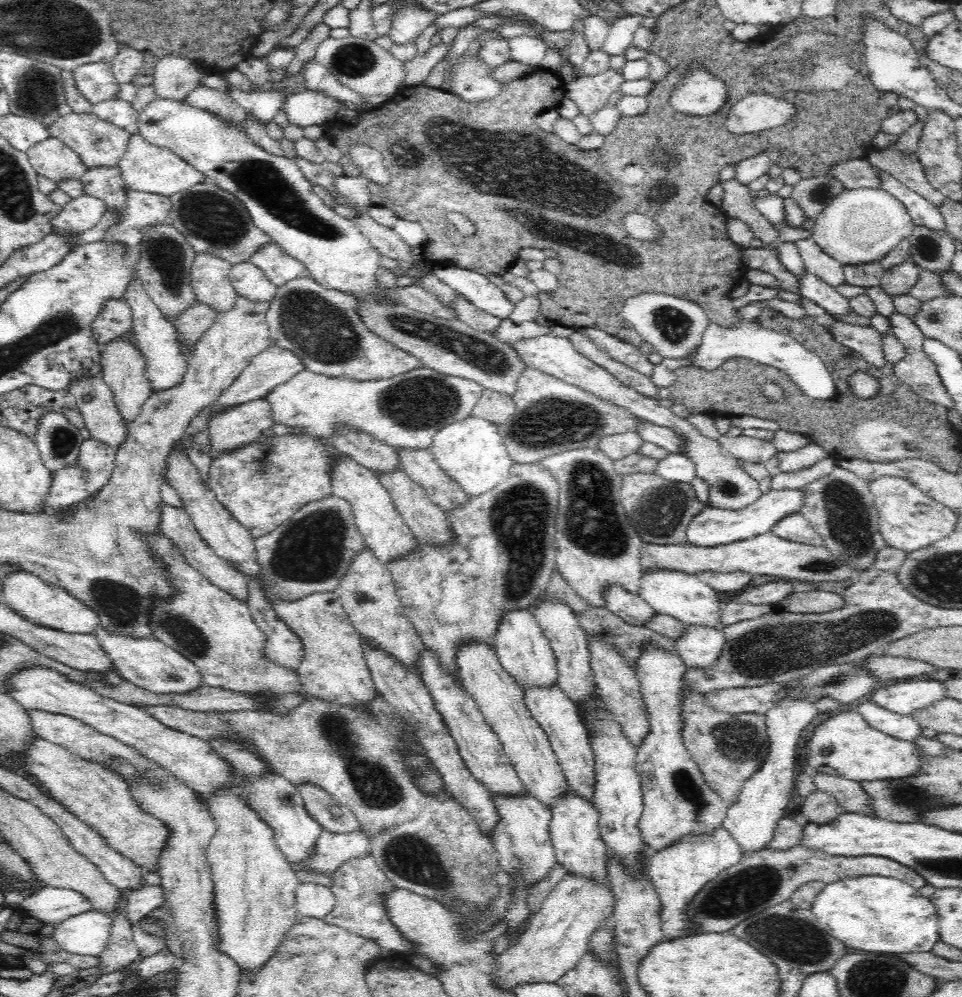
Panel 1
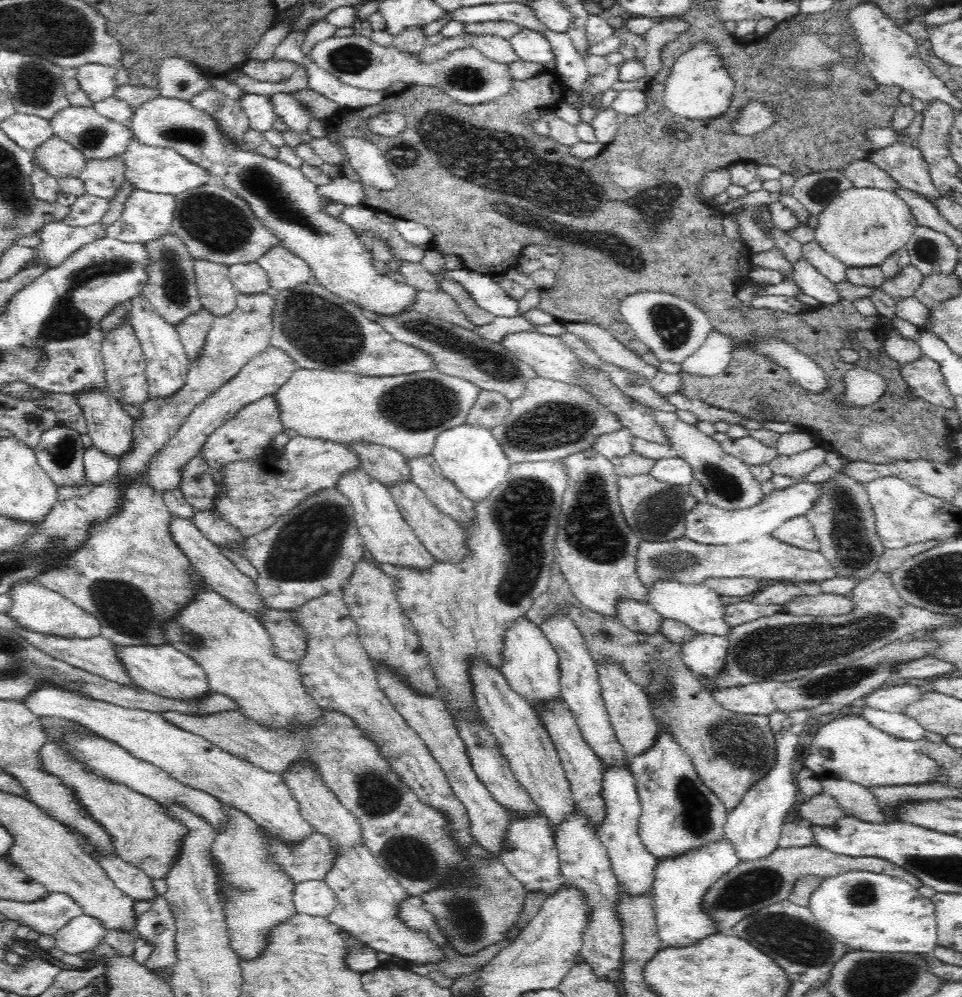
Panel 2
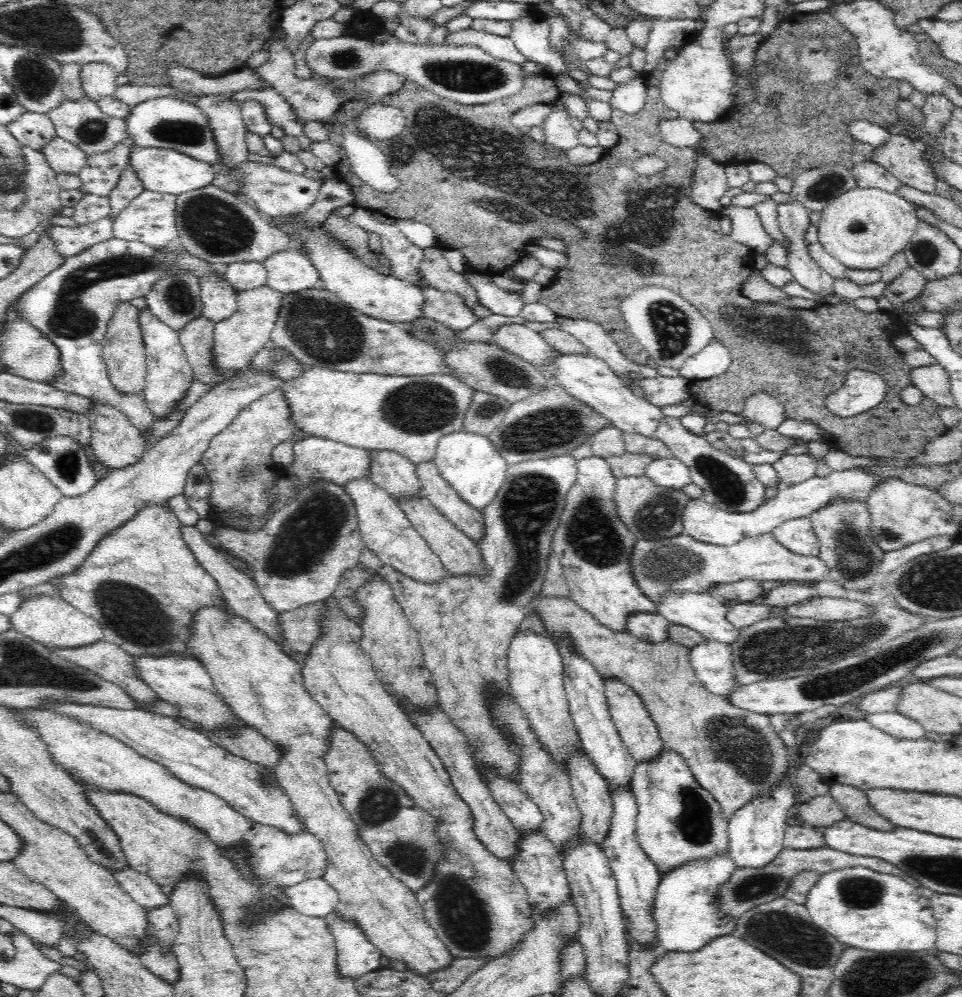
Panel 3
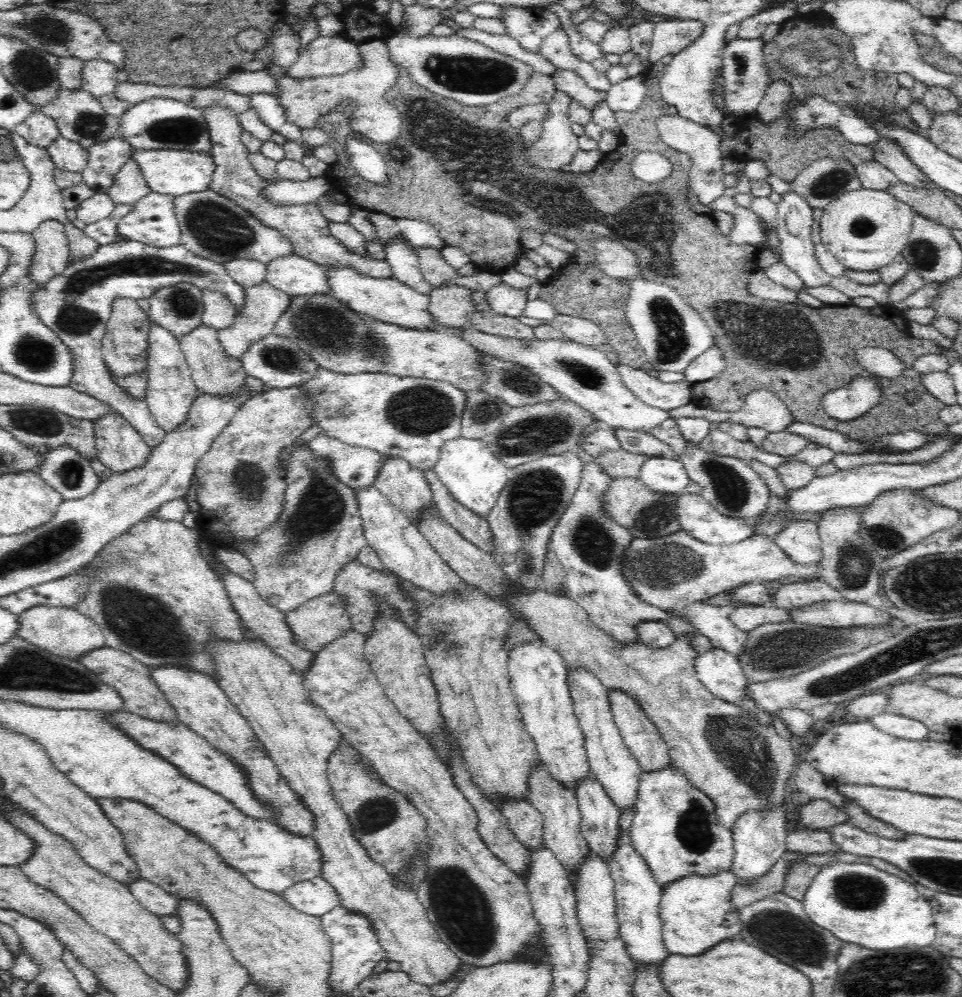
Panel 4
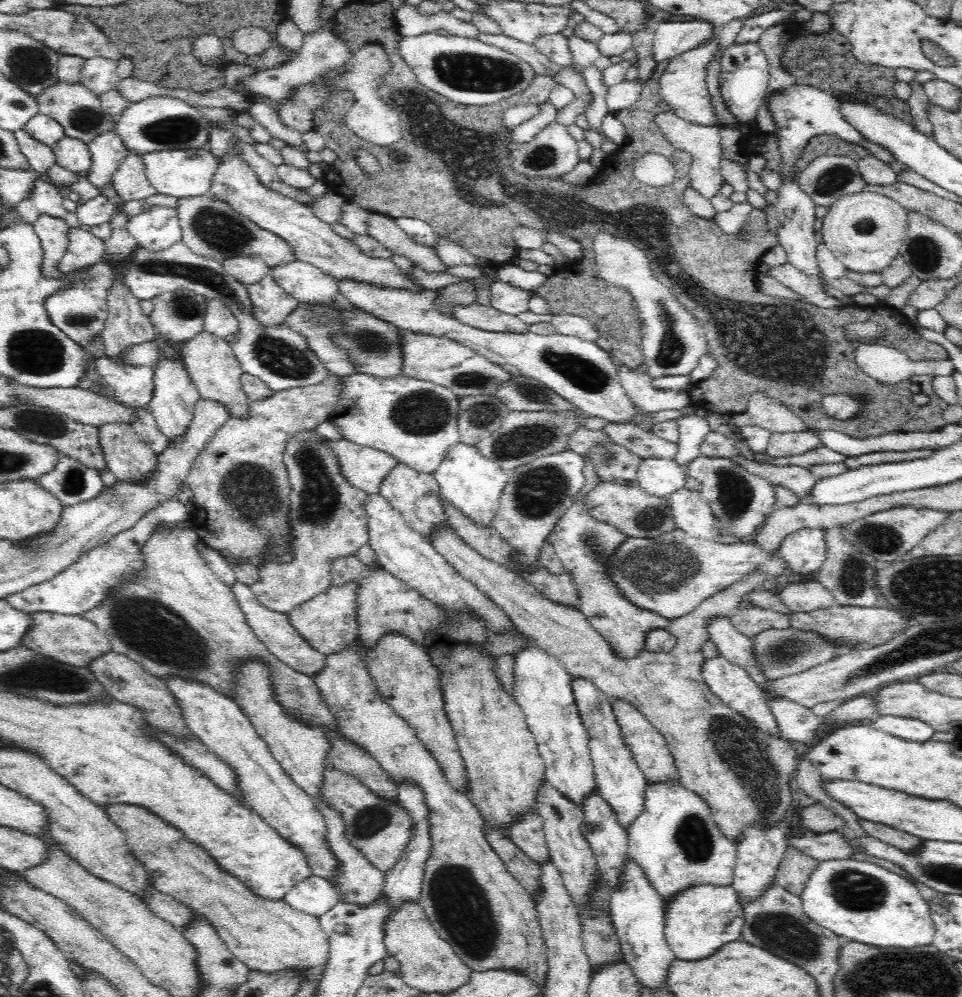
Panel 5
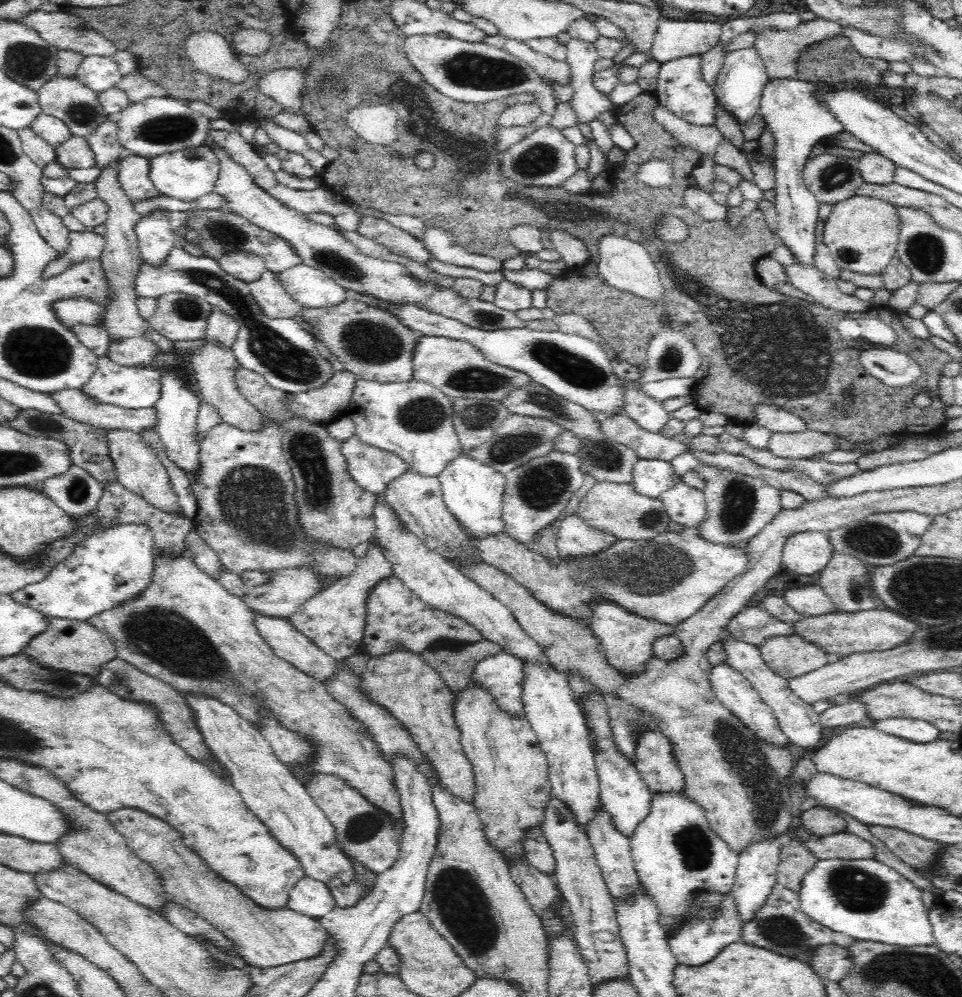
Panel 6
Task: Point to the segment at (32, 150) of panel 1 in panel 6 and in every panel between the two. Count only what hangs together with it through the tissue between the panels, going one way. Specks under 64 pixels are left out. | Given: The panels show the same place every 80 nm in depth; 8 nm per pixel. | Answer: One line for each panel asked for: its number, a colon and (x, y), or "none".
2: (58, 158)
3: (64, 157)
4: (66, 154)
5: (70, 153)
6: (75, 152)

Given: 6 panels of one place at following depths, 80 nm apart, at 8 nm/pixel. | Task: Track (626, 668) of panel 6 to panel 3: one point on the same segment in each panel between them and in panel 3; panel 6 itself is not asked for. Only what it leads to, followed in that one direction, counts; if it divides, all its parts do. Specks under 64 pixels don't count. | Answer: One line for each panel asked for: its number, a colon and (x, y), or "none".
3: (594, 546)
4: (590, 546)
5: (583, 544)

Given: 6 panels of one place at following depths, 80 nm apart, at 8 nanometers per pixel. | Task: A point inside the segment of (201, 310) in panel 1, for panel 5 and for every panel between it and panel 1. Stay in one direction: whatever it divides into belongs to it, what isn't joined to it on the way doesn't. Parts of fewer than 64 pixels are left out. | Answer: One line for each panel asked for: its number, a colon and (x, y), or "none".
2: (193, 329)
3: (196, 337)
4: (214, 372)
5: (210, 361)

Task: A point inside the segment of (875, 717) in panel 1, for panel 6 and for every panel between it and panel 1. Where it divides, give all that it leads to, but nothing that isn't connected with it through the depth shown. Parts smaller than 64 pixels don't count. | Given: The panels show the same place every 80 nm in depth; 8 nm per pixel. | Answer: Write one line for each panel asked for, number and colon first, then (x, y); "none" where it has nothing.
2: (900, 725)
3: (898, 725)
4: (899, 726)
5: (911, 729)
6: (918, 731)

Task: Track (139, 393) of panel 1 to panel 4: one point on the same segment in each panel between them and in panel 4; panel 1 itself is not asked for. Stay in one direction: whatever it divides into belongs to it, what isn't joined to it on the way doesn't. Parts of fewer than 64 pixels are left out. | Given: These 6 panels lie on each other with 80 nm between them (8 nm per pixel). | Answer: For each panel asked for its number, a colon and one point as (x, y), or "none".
2: (125, 366)
3: (124, 351)
4: (126, 338)

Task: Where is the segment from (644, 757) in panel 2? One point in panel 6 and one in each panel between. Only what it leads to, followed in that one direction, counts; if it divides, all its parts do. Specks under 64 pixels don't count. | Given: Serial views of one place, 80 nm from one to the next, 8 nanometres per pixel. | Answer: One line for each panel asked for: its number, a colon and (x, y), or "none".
3: (678, 821)
4: (675, 828)
5: (676, 842)
6: (676, 854)

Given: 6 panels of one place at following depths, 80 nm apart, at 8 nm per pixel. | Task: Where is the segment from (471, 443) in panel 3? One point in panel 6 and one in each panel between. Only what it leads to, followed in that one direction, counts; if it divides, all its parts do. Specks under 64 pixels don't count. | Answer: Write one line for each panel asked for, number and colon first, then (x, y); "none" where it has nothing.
4: (475, 477)
5: (473, 484)
6: (473, 491)

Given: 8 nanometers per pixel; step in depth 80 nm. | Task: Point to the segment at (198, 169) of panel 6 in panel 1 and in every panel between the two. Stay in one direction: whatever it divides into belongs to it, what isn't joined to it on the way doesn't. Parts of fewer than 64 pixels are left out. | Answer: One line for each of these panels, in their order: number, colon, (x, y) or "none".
1: (146, 167)
2: (158, 170)
3: (164, 170)
4: (171, 172)
5: (181, 173)

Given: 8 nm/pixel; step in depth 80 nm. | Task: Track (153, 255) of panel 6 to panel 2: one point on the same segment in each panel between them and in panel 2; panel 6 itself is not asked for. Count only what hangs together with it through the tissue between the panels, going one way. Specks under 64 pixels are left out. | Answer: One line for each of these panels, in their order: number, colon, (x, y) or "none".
2: (146, 215)
3: (150, 218)
4: (153, 220)
5: (158, 228)

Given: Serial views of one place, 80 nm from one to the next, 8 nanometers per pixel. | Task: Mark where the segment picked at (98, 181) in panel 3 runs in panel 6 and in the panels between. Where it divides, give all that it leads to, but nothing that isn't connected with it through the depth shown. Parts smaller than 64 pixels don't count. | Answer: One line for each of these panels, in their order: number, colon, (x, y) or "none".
4: (106, 158)
5: (108, 150)
6: (103, 141)

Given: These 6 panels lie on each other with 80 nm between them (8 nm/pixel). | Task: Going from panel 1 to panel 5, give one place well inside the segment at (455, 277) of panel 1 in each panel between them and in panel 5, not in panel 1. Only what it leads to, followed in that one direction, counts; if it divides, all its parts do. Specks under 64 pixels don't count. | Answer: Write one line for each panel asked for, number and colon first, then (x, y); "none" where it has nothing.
2: (488, 295)
3: (499, 301)
4: (504, 299)
5: (506, 298)

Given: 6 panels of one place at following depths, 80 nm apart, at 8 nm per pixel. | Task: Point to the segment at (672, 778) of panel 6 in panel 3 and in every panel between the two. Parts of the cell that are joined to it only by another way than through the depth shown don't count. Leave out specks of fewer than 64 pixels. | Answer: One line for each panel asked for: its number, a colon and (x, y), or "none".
3: (639, 733)
4: (640, 734)
5: (650, 750)

